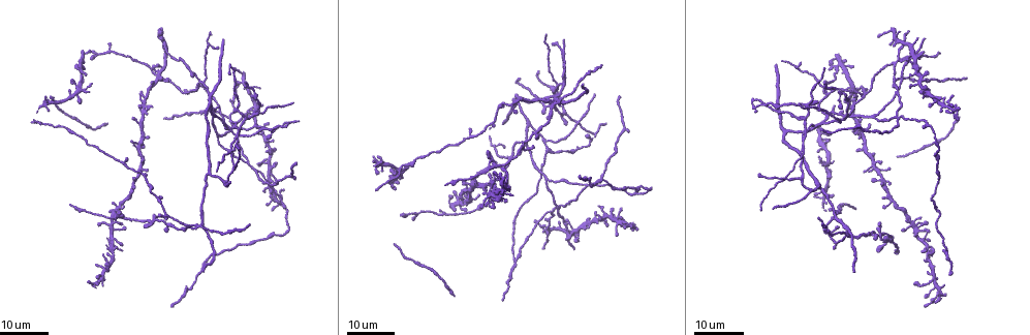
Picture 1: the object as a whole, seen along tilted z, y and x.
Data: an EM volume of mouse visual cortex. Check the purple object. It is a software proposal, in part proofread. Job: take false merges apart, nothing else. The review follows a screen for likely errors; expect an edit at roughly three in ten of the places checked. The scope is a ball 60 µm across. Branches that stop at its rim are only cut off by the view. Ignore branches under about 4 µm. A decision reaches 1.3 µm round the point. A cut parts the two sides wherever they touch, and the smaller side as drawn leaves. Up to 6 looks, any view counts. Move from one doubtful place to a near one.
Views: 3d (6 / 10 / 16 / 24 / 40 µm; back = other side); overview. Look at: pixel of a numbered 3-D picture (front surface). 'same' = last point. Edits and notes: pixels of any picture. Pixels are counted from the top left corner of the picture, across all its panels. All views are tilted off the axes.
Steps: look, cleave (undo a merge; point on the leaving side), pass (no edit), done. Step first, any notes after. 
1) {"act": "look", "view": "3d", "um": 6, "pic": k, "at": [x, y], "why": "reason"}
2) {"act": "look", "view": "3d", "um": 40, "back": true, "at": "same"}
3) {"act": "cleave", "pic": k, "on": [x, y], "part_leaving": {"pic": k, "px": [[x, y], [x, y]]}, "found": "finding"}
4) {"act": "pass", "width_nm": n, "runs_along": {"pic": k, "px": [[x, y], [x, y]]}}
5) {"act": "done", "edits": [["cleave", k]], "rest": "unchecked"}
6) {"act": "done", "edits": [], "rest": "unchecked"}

{"act": "look", "view": "3d", "um": 16, "pic": 1, "at": [824, 92], "why": "three-way junction"}

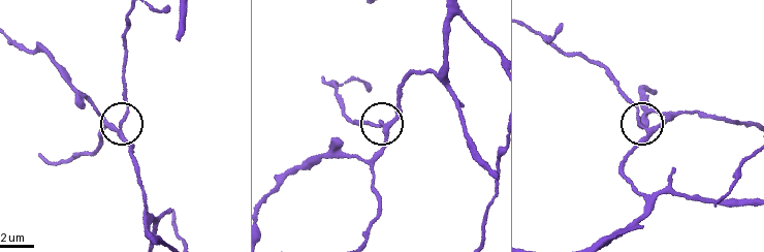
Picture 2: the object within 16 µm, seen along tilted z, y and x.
{"act": "look", "view": "3d", "um": 10, "pic": 2, "at": [123, 130]}

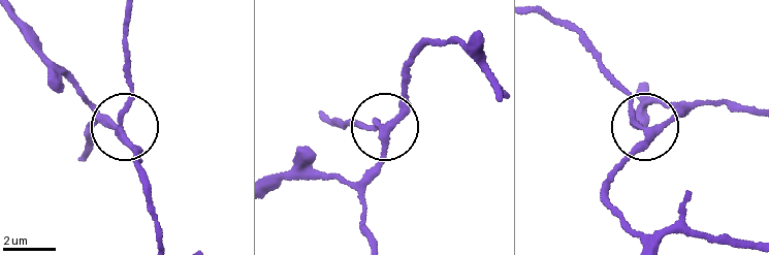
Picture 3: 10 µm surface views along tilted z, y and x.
{"act": "pass", "width_nm": 220, "runs_along": {"pic": 3, "px": [[640, 236], [609, 183], [644, 130], [630, 93], [606, 71]]}, "found": "continuous, no second cell"}

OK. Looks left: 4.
{"act": "look", "view": "3d", "um": 24, "pic": 1, "at": [249, 164], "why": "three-way junction"}

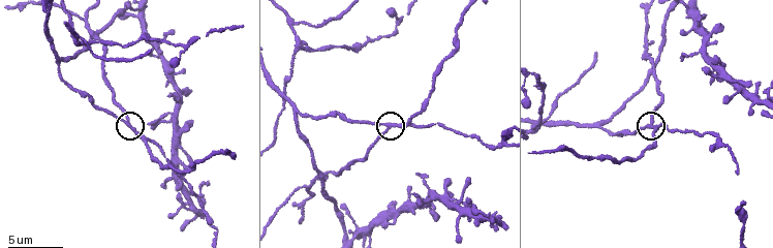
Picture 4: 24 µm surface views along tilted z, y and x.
{"act": "look", "view": "3d", "um": 6, "pic": 4, "at": [129, 123]}

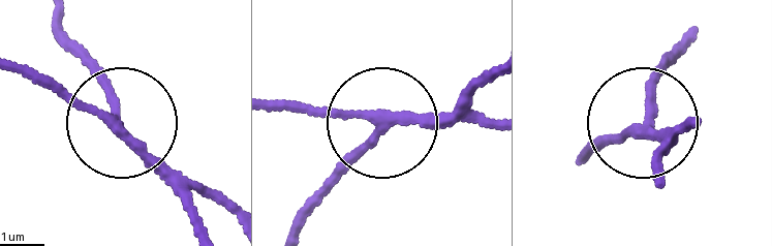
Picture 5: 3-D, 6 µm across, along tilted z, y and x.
{"act": "cleave", "pic": 5, "on": [191, 197], "part_leaving": {"pic": 5, "px": [[149, 152], [122, 132], [106, 74], [58, 18]]}, "found": "two cells meet here"}

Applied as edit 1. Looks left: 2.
{"act": "look", "view": "3d", "um": 16, "pic": 1, "at": [552, 102], "why": "branch point"}

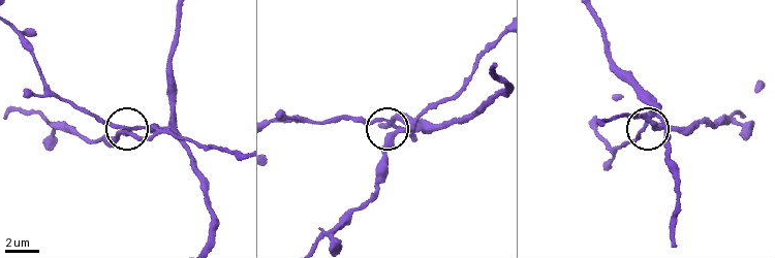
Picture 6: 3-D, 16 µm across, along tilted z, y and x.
{"act": "look", "view": "3d", "um": 6, "pic": 6, "at": [135, 135]}

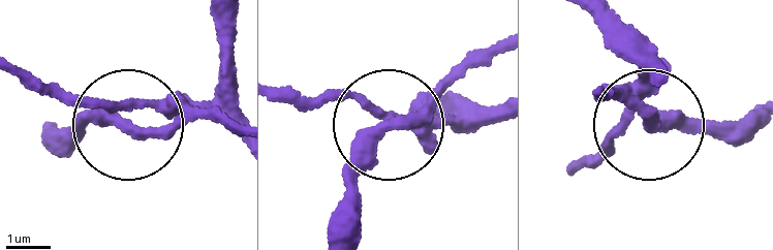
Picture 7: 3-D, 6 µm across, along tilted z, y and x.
{"act": "cleave", "pic": 7, "on": [111, 122], "side_arm_um": 35, "arms": 3, "found": "two cells meet here"}

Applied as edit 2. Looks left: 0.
{"act": "done", "edits": [["cleave", 5], ["cleave", 7]], "rest": "unchecked"}

